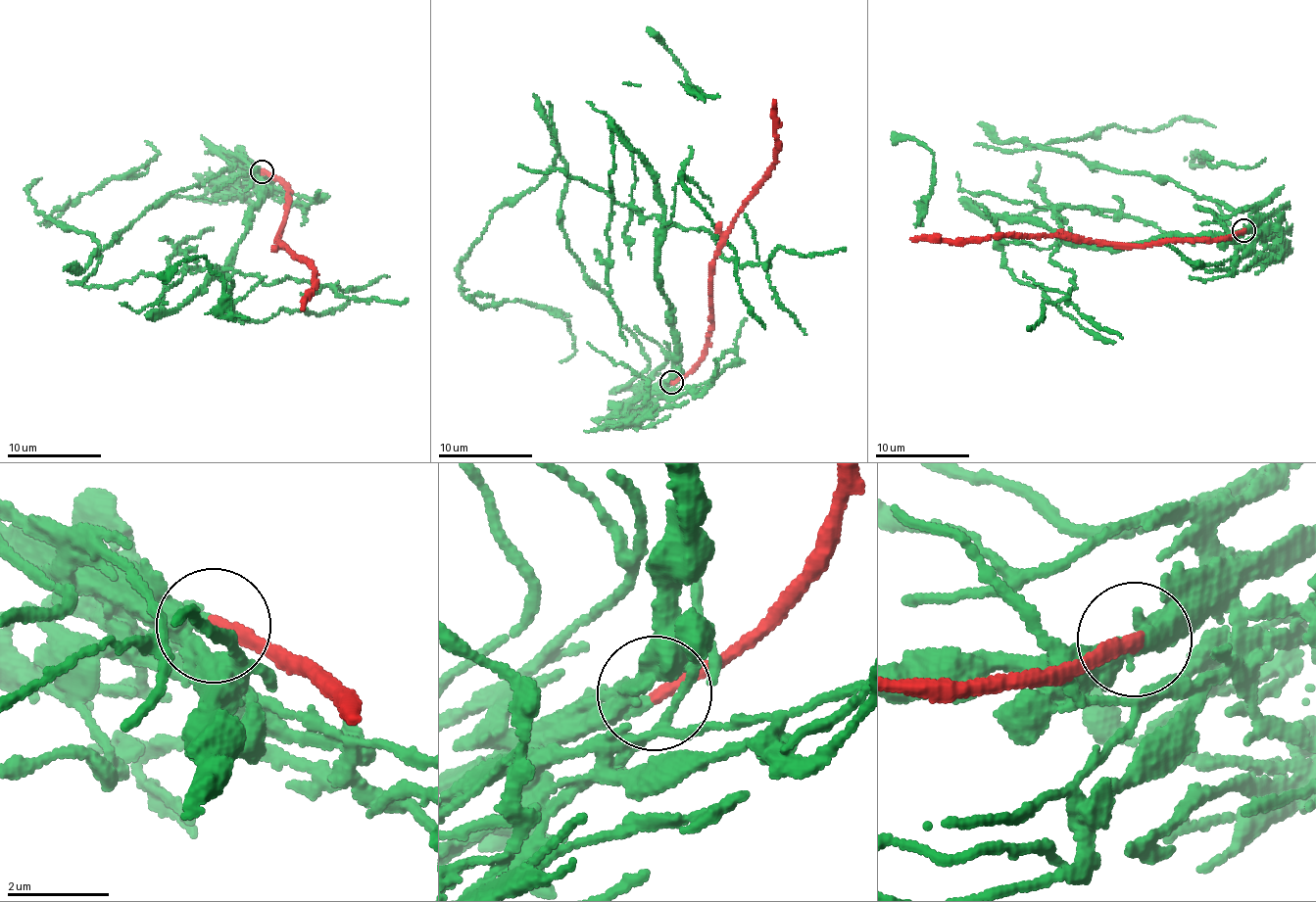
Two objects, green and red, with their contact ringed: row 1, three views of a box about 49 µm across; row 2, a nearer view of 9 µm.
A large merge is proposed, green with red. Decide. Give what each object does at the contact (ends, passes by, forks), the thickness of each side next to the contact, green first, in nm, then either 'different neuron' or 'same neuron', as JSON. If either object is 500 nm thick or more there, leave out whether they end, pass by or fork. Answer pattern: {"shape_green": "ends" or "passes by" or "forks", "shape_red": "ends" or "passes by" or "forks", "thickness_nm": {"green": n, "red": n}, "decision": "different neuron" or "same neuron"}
{"shape_green": "passes by", "shape_red": "ends", "thickness_nm": {"green": 320, "red": 280}, "decision": "different neuron"}

